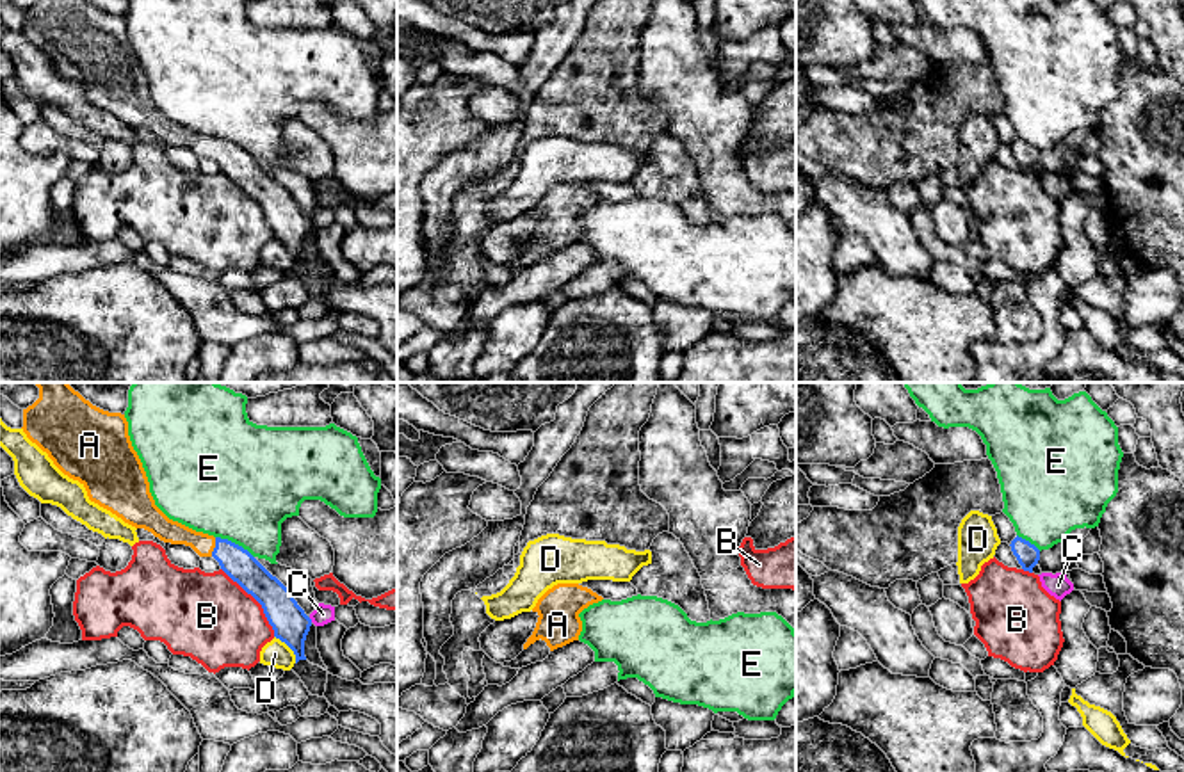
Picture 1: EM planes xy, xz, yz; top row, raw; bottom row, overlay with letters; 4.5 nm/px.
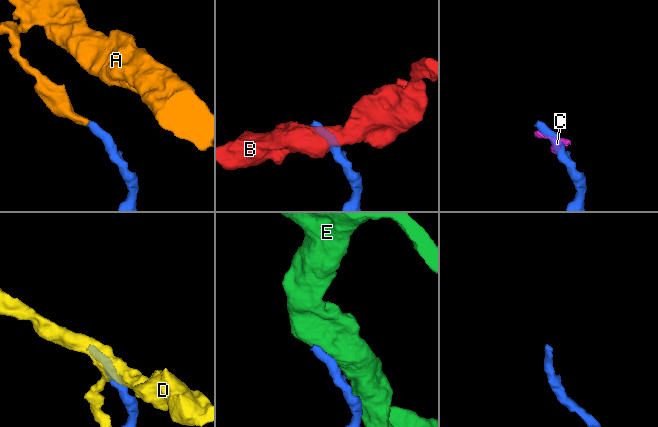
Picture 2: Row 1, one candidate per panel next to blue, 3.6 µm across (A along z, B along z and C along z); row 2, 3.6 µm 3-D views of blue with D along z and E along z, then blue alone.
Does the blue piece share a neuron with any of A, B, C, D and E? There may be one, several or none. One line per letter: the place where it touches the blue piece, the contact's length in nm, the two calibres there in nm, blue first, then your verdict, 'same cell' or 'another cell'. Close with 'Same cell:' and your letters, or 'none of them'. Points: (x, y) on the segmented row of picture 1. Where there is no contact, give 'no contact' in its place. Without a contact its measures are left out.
A: xy (216, 546) | 90 nm | 150/110 nm | same cell
B: xy (257, 600) | 400 nm | 170/400 nm | another cell
C: xy (310, 619) | 30 nm | 170/90 nm | another cell
D: xy (289, 646) | 160 nm | 170/120 nm | another cell
E: xy (234, 543) | 200 nm | 150/480 nm | another cell
Same cell: A

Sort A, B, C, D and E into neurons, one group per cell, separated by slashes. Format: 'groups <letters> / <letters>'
groups A / B / C / D / E

